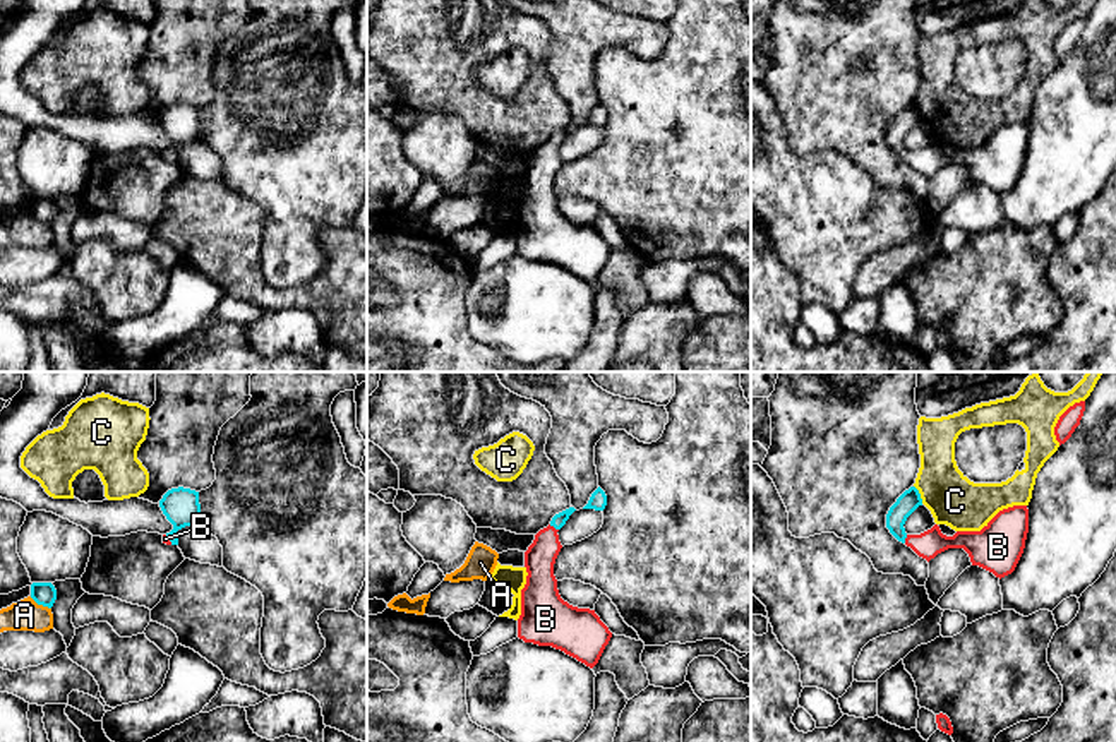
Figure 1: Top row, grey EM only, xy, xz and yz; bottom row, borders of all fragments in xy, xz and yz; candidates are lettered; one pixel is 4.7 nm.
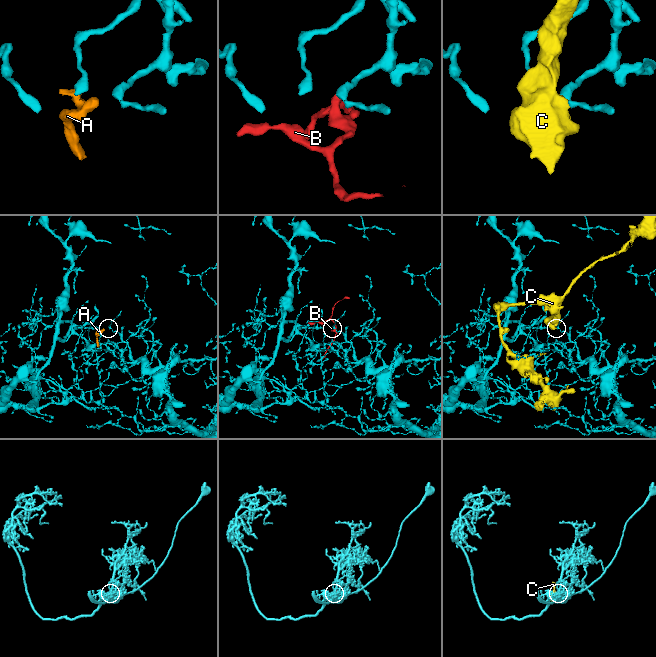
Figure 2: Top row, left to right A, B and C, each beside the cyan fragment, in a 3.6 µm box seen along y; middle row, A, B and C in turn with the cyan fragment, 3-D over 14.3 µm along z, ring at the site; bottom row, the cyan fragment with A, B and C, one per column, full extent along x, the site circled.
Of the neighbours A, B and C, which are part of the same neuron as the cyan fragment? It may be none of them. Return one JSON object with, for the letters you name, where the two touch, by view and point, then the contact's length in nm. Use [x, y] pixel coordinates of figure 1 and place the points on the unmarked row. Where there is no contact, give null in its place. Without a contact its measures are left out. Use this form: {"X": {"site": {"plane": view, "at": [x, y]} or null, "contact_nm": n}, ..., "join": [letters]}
{"B": {"site": {"plane": "xz", "at": [554, 143]}, "contact_nm": 50}, "join": ["B"]}

